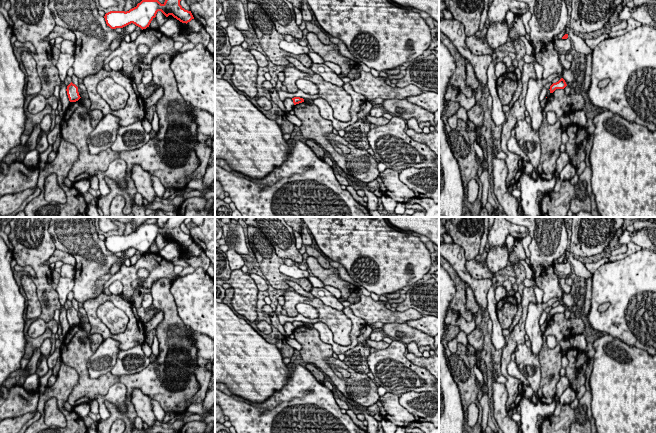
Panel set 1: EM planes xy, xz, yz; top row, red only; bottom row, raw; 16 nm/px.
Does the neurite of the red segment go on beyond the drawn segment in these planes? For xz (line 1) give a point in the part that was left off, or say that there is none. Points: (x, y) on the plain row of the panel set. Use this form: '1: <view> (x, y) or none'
1: none

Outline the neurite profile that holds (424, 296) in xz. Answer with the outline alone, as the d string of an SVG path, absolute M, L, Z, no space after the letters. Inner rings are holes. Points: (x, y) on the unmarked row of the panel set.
M434 278L416 283L405 294L403 302L398 303L397 311L414 308L423 315L439 317L439 285Z

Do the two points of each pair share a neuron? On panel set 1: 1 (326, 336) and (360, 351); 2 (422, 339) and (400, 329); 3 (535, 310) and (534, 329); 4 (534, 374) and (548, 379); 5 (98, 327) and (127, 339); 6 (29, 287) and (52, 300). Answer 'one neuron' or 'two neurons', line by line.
1: two neurons
2: one neuron
3: one neuron
4: two neurons
5: one neuron
6: two neurons

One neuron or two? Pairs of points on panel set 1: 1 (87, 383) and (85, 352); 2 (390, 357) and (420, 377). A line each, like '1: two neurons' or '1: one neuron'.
1: one neuron
2: one neuron

